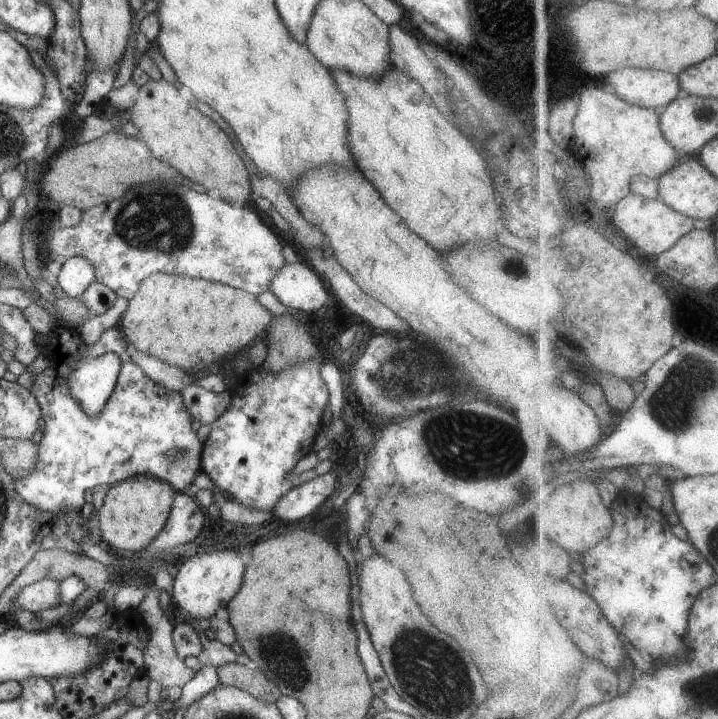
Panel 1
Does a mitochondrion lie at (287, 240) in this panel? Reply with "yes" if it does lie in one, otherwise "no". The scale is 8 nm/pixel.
no

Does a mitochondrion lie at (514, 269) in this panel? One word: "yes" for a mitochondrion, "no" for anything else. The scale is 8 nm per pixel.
yes

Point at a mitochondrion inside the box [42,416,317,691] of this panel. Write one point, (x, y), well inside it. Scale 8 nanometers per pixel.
(279, 656)

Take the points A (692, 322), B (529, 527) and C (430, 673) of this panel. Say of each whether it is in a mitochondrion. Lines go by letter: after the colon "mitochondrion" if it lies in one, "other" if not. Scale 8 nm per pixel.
A: other
B: other
C: mitochondrion

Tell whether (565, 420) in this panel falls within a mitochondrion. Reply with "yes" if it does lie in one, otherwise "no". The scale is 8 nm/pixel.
no

